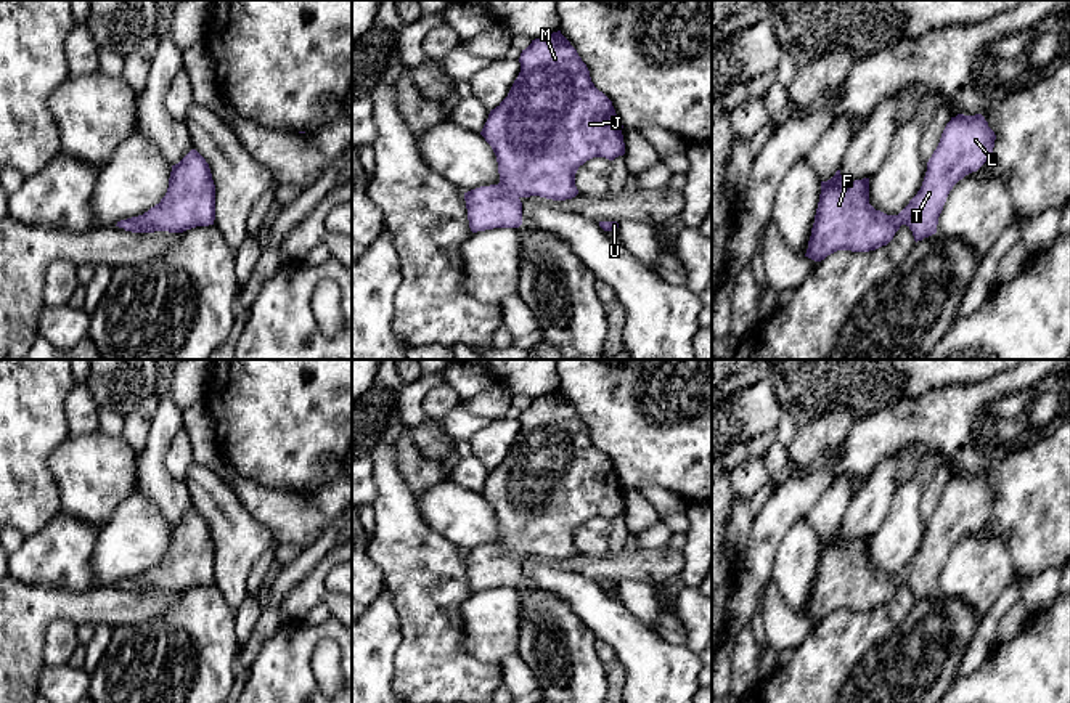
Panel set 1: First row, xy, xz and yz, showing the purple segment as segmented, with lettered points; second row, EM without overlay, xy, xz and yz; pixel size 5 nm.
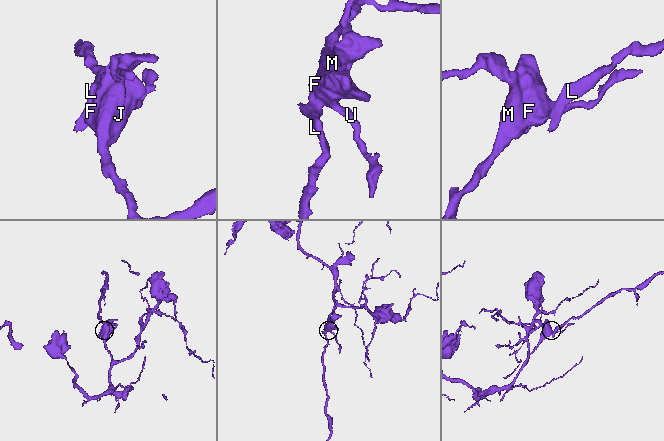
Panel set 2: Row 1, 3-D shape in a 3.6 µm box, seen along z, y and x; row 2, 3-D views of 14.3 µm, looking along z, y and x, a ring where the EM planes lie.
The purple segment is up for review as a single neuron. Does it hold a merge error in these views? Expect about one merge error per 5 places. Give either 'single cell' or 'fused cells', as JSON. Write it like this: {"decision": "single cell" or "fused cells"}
{"decision": "single cell"}

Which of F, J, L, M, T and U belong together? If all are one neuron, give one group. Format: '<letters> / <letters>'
F J L M T U

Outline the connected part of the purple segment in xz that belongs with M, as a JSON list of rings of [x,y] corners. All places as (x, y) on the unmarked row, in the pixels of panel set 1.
[[[561,390],[522,409],[521,432],[508,456],[490,470],[480,491],[492,506],[500,542],[464,552],[472,592],[522,584],[522,557],[540,555],[553,560],[578,554],[575,533],[593,517],[614,520],[625,514],[622,482],[612,461],[591,441],[586,424]]]

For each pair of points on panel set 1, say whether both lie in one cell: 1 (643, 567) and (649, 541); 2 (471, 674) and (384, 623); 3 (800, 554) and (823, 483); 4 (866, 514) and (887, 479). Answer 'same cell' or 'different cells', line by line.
1: different cells
2: different cells
3: different cells
4: same cell

